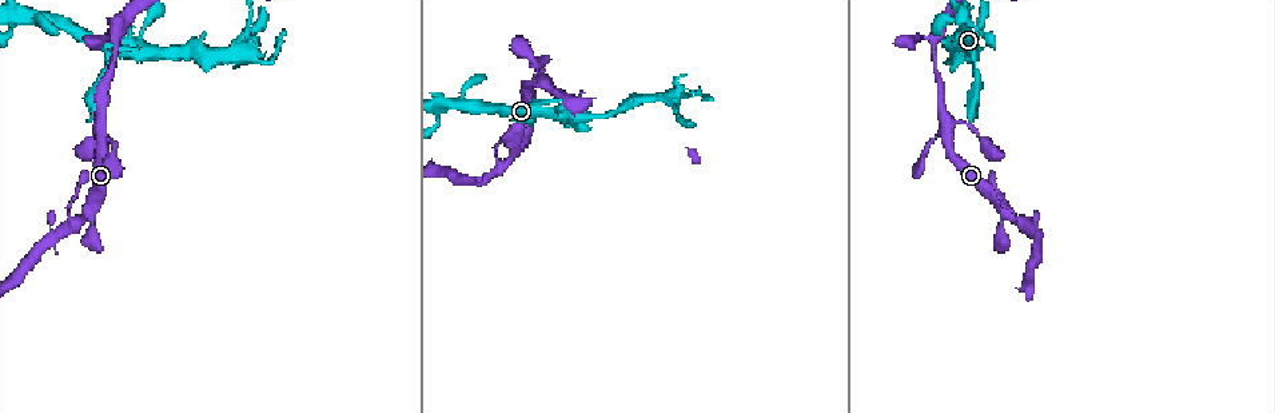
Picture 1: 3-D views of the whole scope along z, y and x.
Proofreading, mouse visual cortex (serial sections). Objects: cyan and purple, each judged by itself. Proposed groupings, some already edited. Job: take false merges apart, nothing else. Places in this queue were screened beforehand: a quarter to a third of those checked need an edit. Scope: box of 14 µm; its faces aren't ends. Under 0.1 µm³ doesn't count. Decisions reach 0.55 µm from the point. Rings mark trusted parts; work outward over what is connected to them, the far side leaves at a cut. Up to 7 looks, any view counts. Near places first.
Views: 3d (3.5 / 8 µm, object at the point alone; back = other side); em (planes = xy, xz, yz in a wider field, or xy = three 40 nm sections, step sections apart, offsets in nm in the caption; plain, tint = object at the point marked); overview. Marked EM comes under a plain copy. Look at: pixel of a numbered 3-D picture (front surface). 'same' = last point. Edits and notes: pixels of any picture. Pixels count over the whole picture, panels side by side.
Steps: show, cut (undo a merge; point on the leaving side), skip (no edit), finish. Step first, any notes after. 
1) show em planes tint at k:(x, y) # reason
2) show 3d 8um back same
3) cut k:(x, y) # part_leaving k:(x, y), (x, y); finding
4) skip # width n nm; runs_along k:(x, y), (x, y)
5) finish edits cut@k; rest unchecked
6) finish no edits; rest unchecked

show 3d 3.5um at 1:(20, 18) # four arms meet

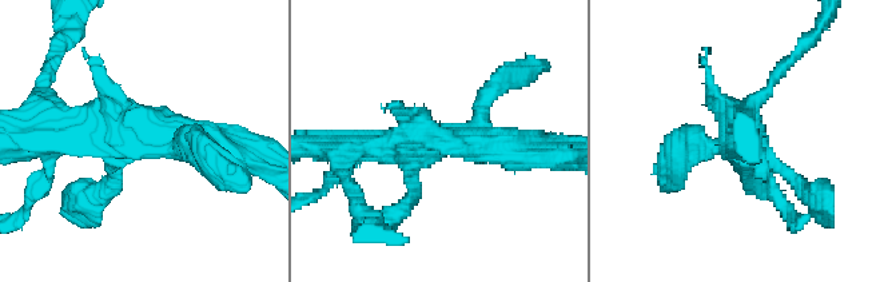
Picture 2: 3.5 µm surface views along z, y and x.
show em xy step 2 tint at 2:(133, 139) # arms 4; arm_widths 150, 150, 400, 400 nm

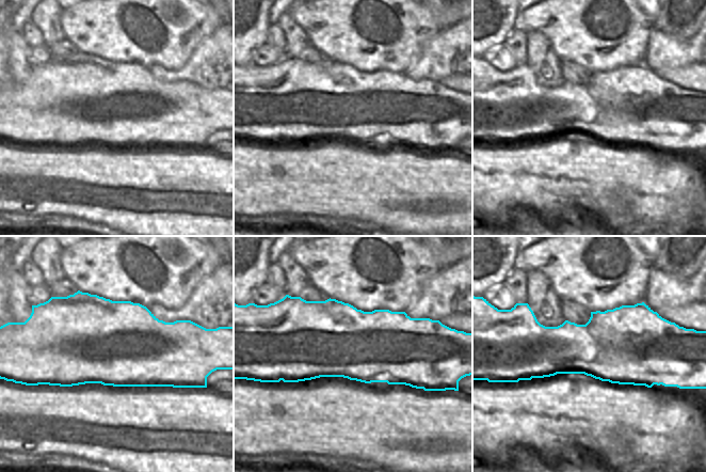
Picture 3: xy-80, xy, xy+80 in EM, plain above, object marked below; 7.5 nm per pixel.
skip # runs_along 2:(524, 153), (434, 142), (405, 203); all the same cell

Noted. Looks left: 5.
show 3d 3.5um at 1:(248, 20) # calibre changes

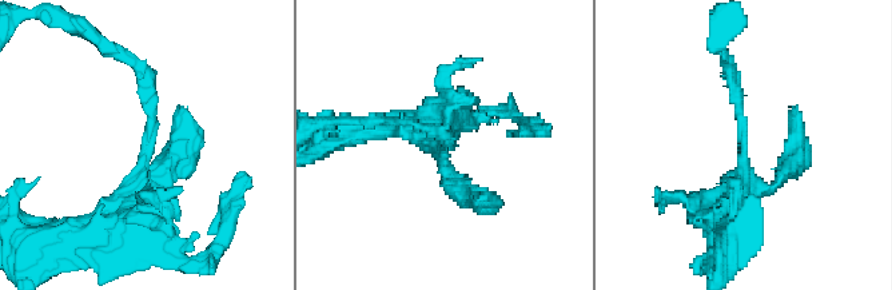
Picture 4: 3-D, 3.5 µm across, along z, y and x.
show em planes tint at 4:(145, 147) # now the EM

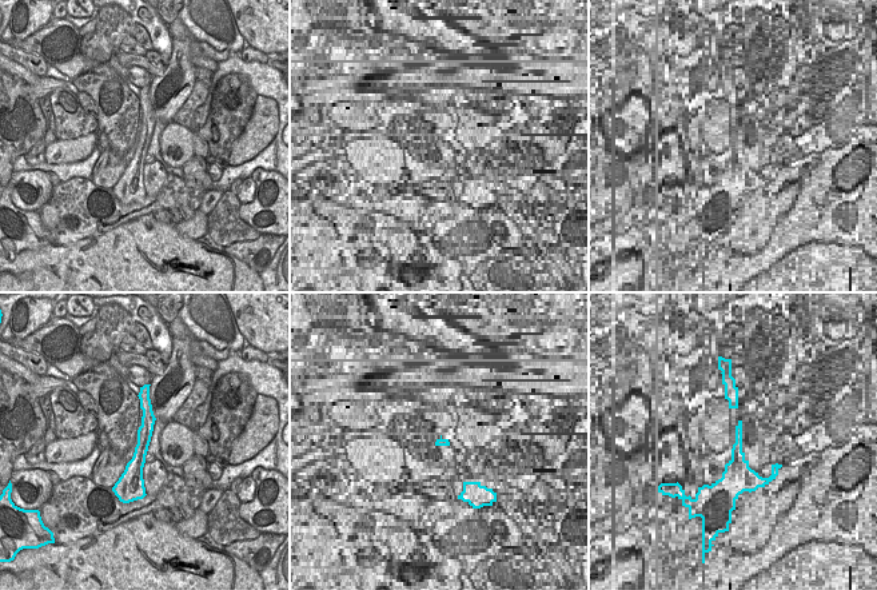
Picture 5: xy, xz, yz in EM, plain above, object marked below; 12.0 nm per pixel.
cut 4:(148, 104) # width 190 nm; part_leaving 4:(144, 150), (148, 84), (132, 68); a second cell is stuck on

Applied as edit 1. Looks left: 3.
finish edits cut@4; rest unchecked

